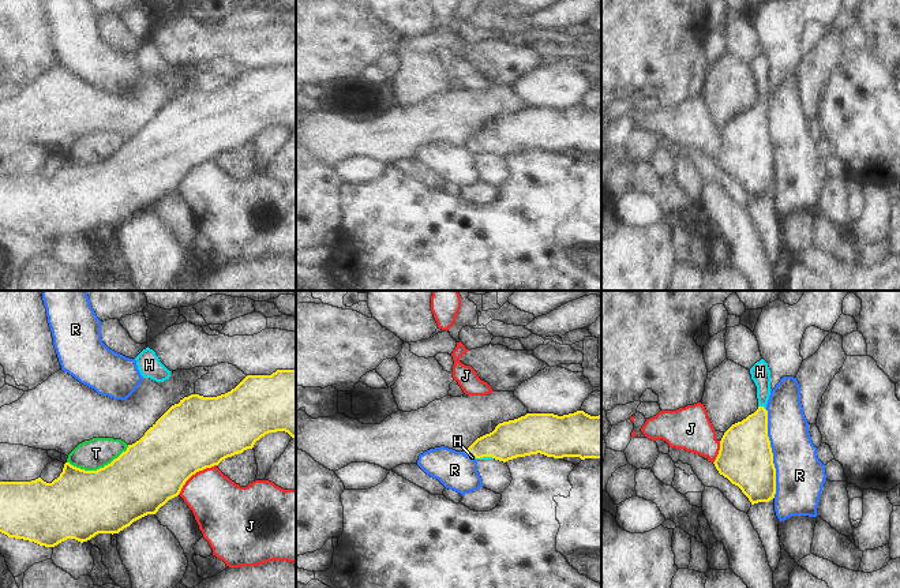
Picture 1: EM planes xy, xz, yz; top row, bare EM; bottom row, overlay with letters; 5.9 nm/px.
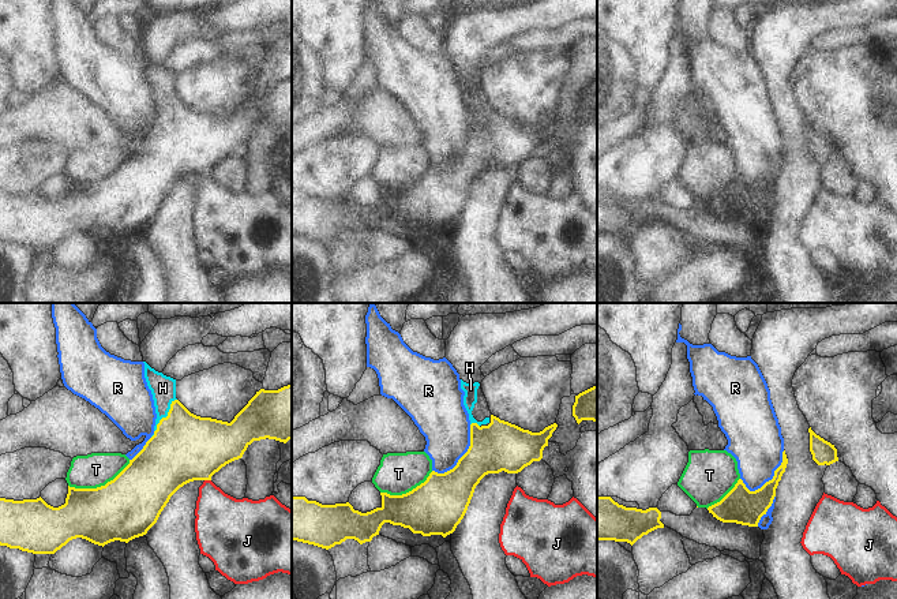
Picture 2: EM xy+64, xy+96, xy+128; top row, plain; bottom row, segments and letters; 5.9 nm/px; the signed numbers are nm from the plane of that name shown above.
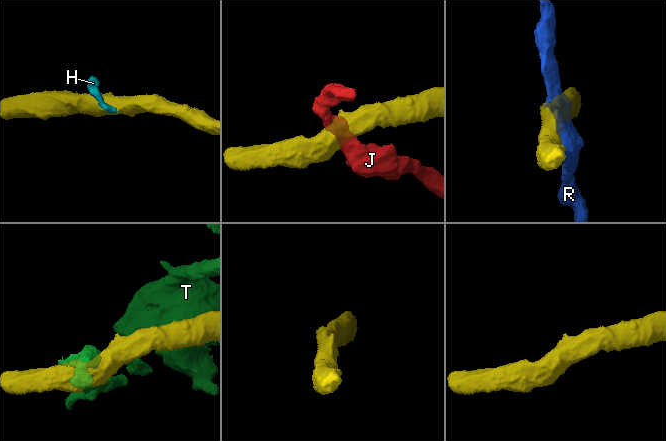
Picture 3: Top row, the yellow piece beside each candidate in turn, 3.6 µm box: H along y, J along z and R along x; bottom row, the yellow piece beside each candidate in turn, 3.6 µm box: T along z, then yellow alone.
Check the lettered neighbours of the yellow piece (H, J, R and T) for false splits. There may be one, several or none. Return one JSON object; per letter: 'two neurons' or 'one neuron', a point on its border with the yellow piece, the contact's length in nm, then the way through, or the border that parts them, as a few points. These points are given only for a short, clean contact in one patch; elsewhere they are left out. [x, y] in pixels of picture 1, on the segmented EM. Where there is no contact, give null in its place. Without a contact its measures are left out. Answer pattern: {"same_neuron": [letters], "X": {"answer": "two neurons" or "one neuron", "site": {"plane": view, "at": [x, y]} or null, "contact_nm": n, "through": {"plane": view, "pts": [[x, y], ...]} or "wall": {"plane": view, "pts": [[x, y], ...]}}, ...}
{"same_neuron": ["H"], "H": {"answer": "one neuron", "site": {"plane": "yz", "at": [762, 407]}, "contact_nm": 50, "through": {"plane": "yz", "pts": [[745, 445], [760, 418], [762, 407], [762, 379], [760, 371]]}}, "J": {"answer": "two neurons", "site": {"plane": "xy", "at": [194, 474]}, "contact_nm": 300}, "R": {"answer": "two neurons", "site": {"plane": "yz", "at": [772, 453]}, "contact_nm": 500}, "T": {"answer": "two neurons", "site": {"plane": "xy", "at": [100, 468]}, "contact_nm": 380}}

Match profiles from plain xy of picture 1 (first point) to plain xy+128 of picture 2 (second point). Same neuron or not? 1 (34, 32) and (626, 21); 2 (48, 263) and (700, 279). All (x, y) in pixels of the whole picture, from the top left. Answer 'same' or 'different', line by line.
1: same
2: same

